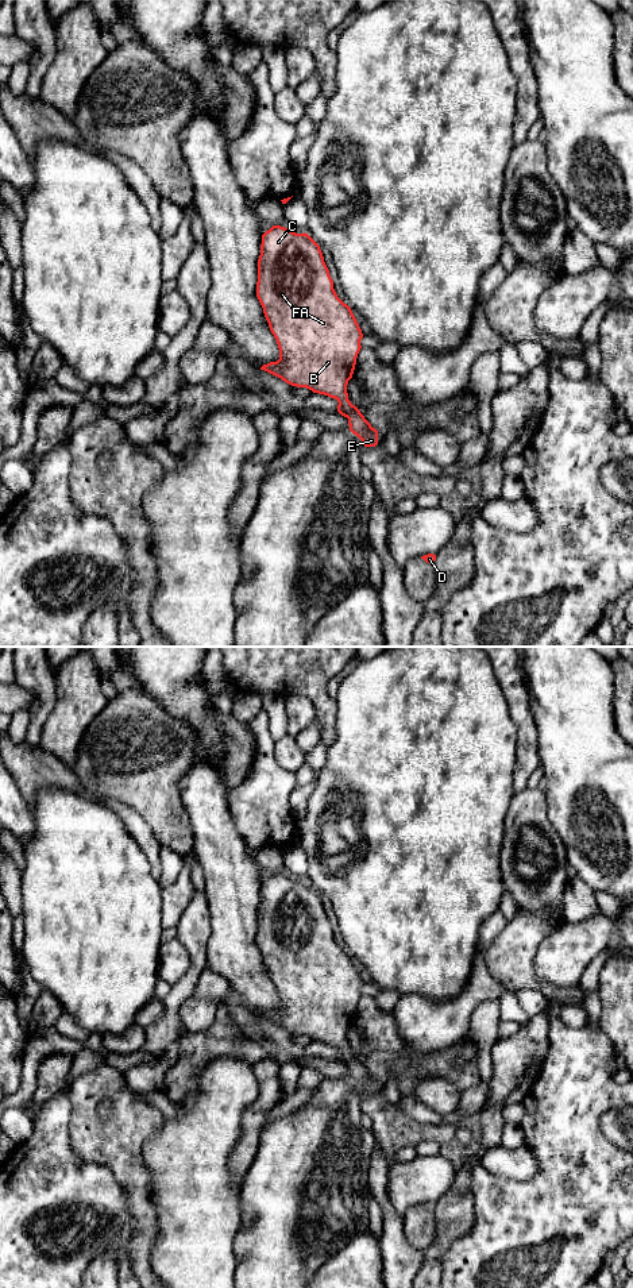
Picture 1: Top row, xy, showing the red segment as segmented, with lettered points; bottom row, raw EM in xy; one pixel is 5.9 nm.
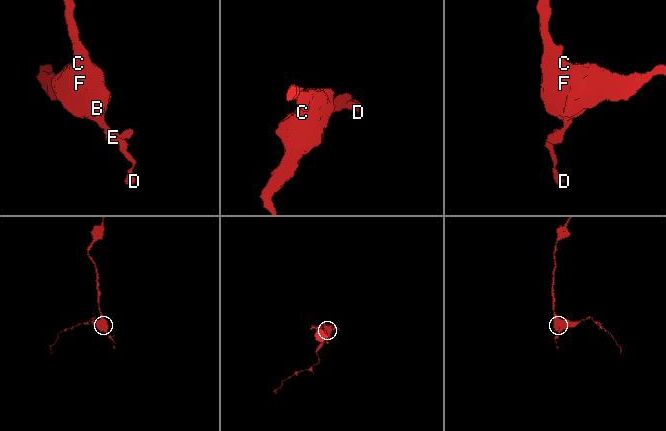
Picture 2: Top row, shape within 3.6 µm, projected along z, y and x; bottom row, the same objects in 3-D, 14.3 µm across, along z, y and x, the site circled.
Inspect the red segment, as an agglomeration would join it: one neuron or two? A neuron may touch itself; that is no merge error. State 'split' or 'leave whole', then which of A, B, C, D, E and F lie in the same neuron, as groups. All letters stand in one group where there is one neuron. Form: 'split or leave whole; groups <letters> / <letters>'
leave whole; groups A B C D E F

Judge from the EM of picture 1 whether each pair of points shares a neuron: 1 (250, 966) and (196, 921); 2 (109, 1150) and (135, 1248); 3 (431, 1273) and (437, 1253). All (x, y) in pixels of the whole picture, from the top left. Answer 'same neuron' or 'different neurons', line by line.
1: different neurons
2: same neuron
3: same neuron

